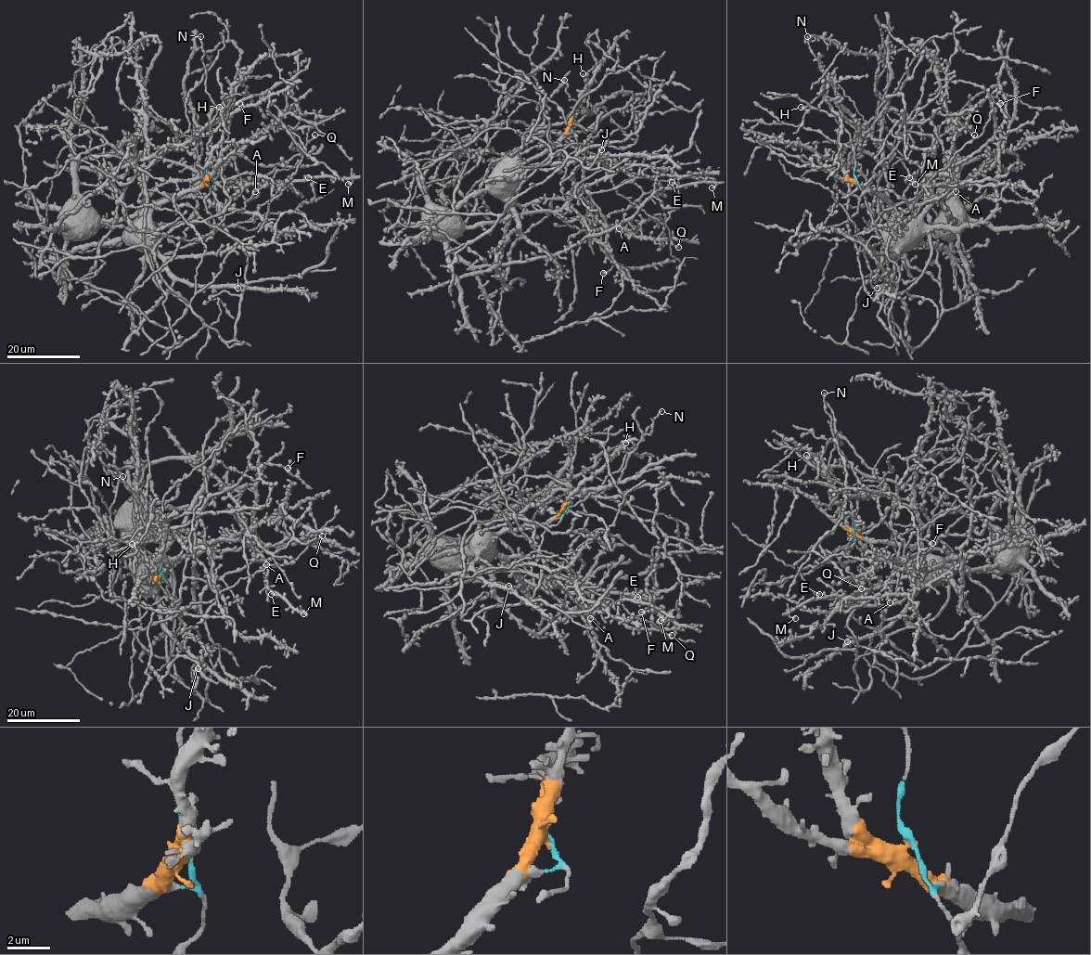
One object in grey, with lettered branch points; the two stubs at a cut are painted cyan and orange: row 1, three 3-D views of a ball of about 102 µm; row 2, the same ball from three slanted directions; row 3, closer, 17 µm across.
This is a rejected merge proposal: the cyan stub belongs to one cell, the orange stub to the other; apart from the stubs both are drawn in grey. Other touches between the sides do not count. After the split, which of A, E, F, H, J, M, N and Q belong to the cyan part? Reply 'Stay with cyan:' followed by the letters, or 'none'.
Stay with cyan: A, E, M, N, Q

